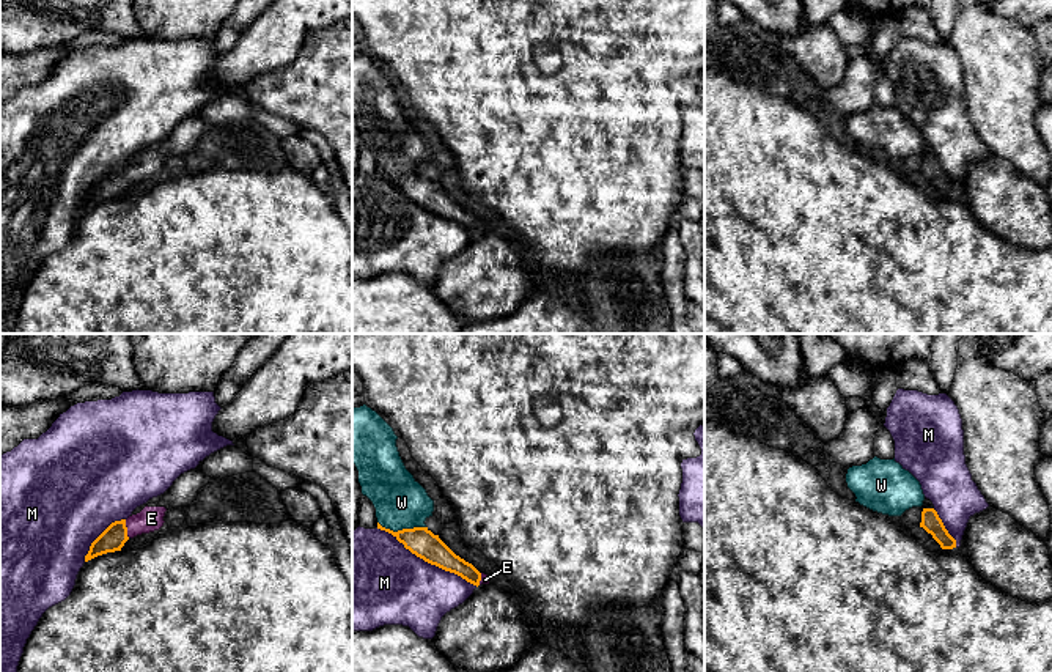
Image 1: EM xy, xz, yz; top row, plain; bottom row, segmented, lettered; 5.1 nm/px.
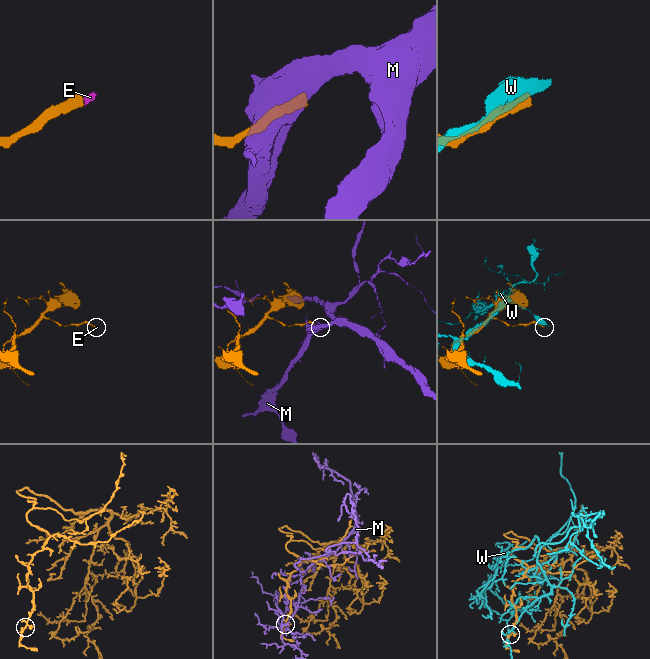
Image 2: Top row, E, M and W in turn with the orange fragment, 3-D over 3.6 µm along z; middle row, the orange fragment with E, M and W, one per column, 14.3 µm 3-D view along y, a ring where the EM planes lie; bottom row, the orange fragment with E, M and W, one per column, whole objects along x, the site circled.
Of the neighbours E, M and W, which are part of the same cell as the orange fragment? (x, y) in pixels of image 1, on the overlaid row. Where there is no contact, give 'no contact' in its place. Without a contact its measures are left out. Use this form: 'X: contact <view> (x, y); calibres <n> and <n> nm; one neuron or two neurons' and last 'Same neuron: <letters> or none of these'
E: contact xy (126, 529); calibres 120 and 130 nm; one neuron
M: contact xz (426, 561); calibres 150 and 420 nm; two neurons
W: contact xz (401, 531); calibres 150 and 260 nm; two neurons
Same neuron: E

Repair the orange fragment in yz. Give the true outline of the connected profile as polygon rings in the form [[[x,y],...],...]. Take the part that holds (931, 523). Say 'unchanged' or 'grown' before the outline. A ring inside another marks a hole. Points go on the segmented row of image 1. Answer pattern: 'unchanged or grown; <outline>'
unchanged; [[[923,508],[920,527],[931,534],[942,549],[956,548],[956,540],[948,534],[934,508]]]

